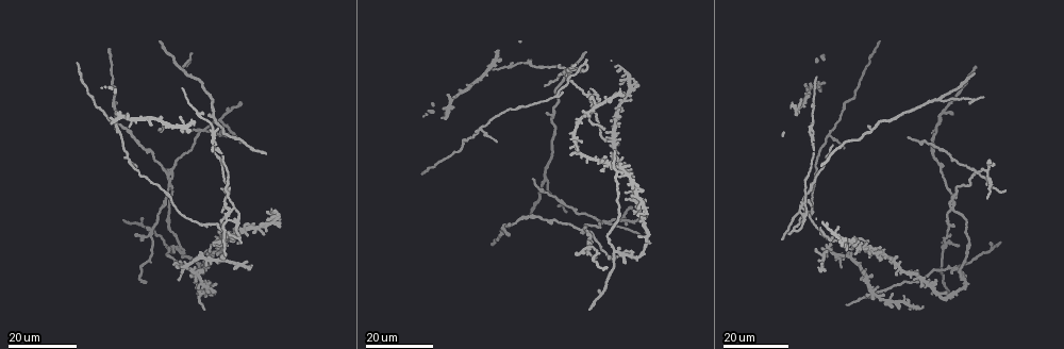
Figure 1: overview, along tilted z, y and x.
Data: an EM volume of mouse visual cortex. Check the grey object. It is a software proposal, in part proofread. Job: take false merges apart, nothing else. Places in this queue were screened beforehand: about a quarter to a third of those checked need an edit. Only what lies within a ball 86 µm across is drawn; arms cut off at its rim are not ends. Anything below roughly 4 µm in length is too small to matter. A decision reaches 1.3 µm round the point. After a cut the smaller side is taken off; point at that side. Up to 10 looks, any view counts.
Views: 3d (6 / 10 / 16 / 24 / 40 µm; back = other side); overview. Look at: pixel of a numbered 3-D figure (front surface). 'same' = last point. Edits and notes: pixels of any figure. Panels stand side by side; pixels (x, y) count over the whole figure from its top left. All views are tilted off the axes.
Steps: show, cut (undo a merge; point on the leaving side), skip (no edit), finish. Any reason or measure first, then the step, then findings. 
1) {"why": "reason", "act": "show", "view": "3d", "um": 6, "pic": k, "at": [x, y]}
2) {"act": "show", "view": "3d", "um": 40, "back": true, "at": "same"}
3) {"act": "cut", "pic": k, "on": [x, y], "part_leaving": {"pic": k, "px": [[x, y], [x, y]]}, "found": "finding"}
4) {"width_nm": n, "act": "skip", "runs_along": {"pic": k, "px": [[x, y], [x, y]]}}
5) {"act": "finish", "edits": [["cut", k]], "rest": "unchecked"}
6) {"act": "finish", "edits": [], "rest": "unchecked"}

{"why": "three arms meet", "act": "show", "view": "3d", "um": 16, "pic": 1, "at": [803, 216]}

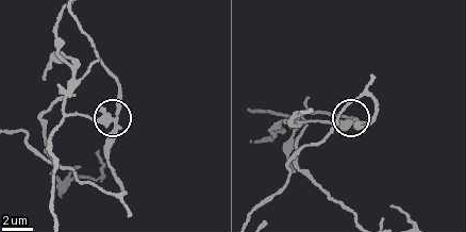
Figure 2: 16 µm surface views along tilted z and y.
{"act": "show", "view": "3d", "um": 6, "pic": 2, "at": [113, 122]}

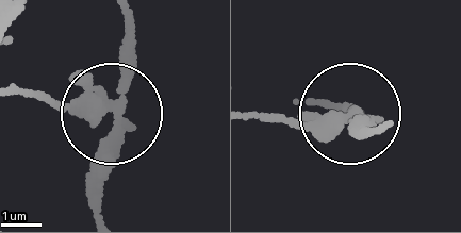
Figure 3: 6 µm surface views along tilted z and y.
{"width_nm": 290, "act": "cut", "pic": 3, "on": [61, 104], "part_leaving": {"pic": 3, "px": [[115, 107], [11, 97]]}, "found": "two neurons meet here"}

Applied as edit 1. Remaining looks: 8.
{"why": "sudden change in width", "act": "show", "view": "3d", "um": 24, "pic": 1, "at": [899, 268]}

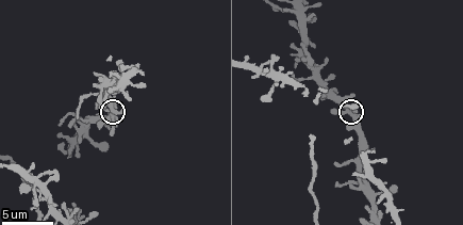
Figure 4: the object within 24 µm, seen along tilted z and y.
{"act": "show", "view": "3d", "um": 6, "pic": 4, "at": [344, 108]}

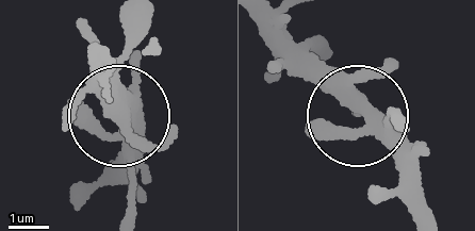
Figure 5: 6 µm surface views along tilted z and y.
{"width_nm": 400, "act": "skip", "runs_along": {"pic": 5, "px": [[263, 22], [390, 152], [416, 214]]}, "found": "one neuron here"}

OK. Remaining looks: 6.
{"act": "show", "view": "3d", "um": 16, "pic": 1, "at": [615, 174]}

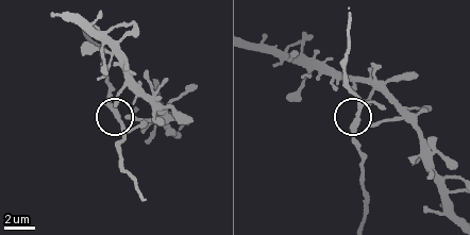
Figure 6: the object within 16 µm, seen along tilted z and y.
{"act": "show", "view": "3d", "um": 10, "pic": 6, "at": [357, 122]}

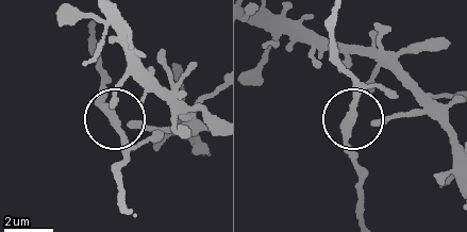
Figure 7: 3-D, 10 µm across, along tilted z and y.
{"act": "skip", "found": "one neuron here"}

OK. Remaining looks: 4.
{"why": "looks like a crossing", "act": "show", "view": "3d", "um": 16, "pic": 1, "at": [576, 143]}

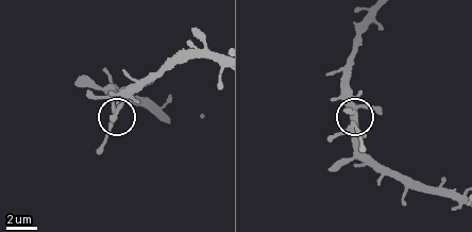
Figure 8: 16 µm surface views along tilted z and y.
{"act": "show", "view": "3d", "um": 10, "pic": 8, "at": [113, 107]}

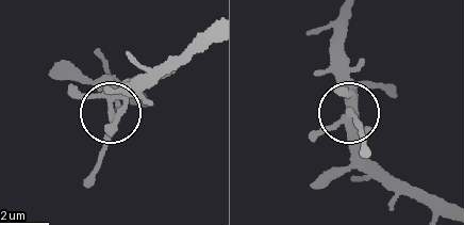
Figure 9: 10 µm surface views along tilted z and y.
{"act": "show", "view": "3d", "um": 10, "back": true, "pic": 9, "at": [349, 111]}

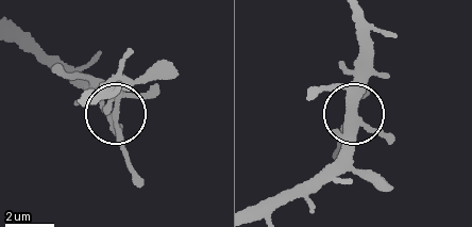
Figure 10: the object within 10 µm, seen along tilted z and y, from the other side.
{"act": "skip", "found": "one neuron here"}

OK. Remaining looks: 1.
{"why": "side arm on a straight run", "act": "show", "view": "3d", "um": 6, "pic": 4, "at": [117, 74]}

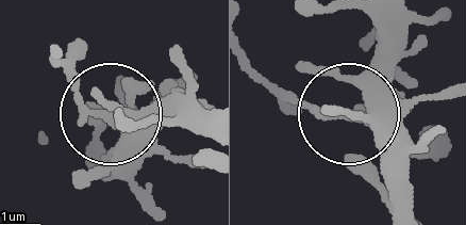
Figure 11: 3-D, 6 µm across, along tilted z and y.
{"side_arm_um": 132, "act": "cut", "pic": 11, "on": [69, 53], "part_leaving": {"pic": 11, "px": [[78, 111], [76, 77], [61, 55]]}, "found": "two neurons meet here"}

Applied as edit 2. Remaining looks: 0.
{"act": "finish", "edits": [["cut", 3], ["cut", 11]], "rest": "unchecked"}

